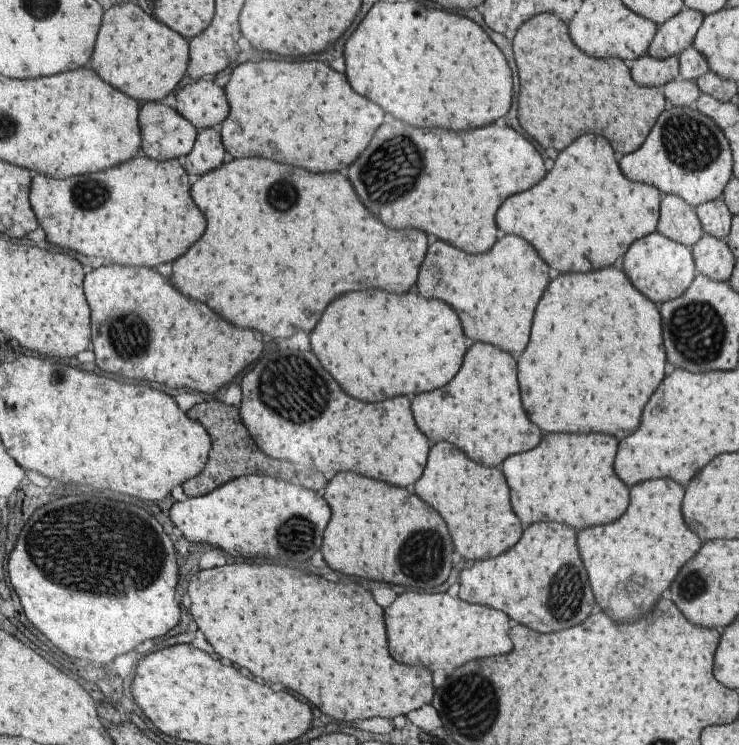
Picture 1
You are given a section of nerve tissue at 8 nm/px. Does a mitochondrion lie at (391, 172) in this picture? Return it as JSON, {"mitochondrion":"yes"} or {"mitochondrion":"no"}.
{"mitochondrion":"yes"}

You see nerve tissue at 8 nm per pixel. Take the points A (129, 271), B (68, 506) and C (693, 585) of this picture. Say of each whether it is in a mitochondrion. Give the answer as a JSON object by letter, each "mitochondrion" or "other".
{"A":"other","B":"mitochondrion","C":"mitochondrion"}

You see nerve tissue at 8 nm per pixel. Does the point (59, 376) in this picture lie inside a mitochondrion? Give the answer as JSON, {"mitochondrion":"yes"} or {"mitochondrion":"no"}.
{"mitochondrion":"no"}

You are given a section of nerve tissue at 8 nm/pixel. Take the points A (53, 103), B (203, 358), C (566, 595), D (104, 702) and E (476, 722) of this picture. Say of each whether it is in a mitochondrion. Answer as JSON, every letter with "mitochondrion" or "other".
{"A":"other","B":"other","C":"mitochondrion","D":"other","E":"mitochondrion"}

